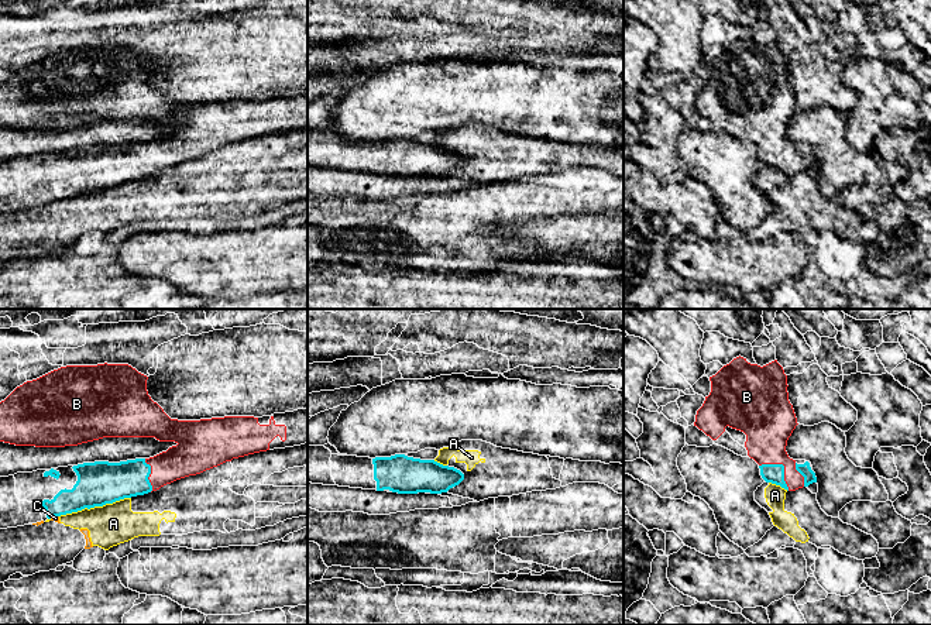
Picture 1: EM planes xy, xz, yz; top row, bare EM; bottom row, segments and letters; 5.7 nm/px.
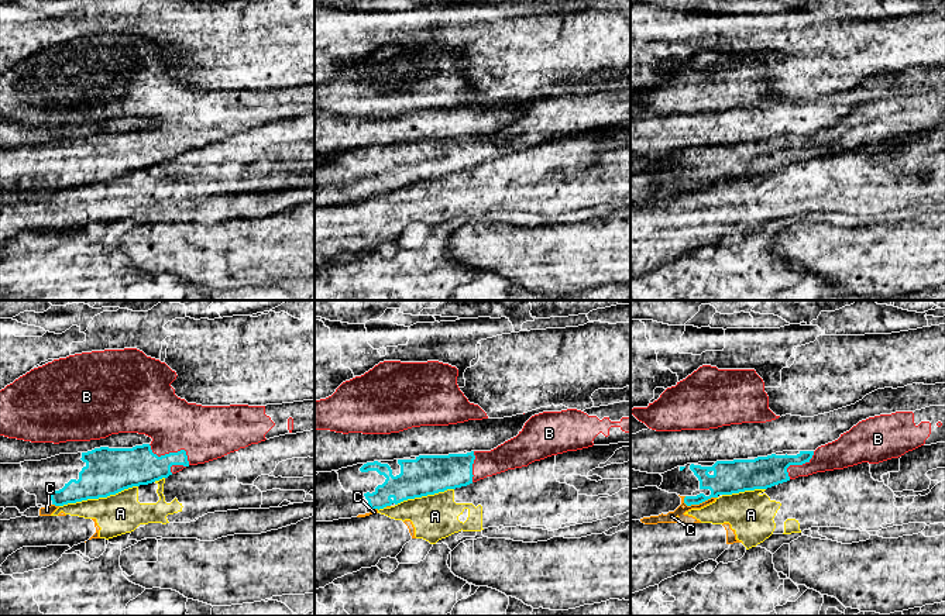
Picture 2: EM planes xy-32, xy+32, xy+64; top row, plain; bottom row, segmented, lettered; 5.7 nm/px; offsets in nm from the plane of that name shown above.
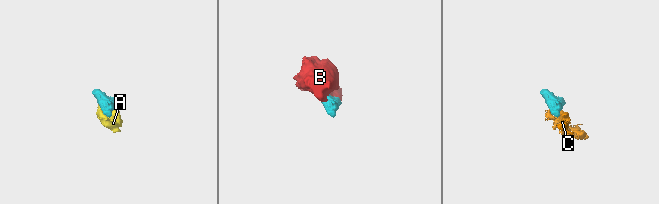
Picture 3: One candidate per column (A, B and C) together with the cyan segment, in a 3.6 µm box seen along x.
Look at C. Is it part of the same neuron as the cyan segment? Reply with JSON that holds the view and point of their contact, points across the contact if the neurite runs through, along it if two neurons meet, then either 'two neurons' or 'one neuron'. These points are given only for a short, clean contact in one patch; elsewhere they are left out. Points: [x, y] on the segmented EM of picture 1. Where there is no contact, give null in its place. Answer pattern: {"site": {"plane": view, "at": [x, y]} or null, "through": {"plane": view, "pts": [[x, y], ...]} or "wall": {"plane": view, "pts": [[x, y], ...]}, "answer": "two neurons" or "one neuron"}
{"site": {"plane": "xy", "at": [54, 515]}, "wall": {"plane": "xy", "pts": [[58, 515], [50, 518]]}, "answer": "two neurons"}

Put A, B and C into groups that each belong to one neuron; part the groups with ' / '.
A C / B

